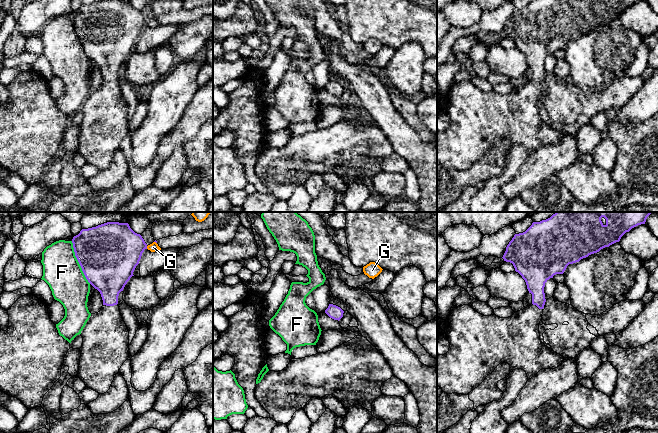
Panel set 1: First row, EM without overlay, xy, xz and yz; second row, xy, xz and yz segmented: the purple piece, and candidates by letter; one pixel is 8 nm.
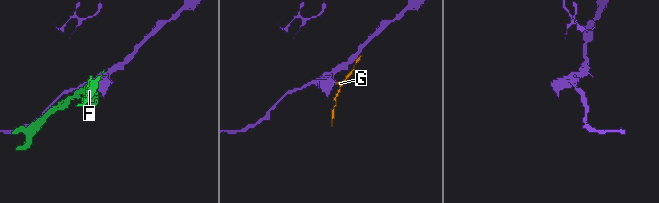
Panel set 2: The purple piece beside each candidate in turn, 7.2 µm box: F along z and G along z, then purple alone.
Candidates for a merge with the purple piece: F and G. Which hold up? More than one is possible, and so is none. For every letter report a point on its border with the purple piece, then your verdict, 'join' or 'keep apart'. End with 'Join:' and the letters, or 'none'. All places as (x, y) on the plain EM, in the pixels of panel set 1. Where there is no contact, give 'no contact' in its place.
F: meets purple in xy at (78, 37); keep apart
G: meets purple in xy at (146, 23); keep apart
Join: none

